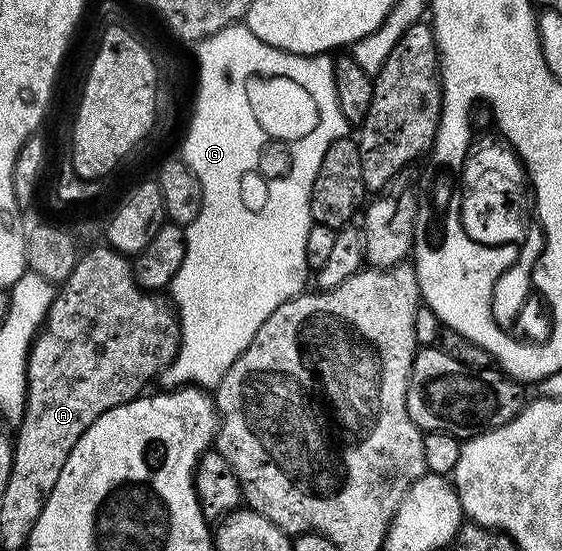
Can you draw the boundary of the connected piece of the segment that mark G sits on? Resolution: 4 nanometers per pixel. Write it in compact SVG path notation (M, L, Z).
M245 25L242 29L230 29L221 33L202 45L202 93L198 105L197 121L194 121L194 130L190 135L189 144L183 148L189 154L186 166L200 179L202 188L202 206L200 215L192 219L190 225L185 226L186 250L184 263L180 263L180 271L172 279L168 287L168 297L172 302L177 315L178 324L182 327L182 345L178 349L174 362L165 366L160 373L160 381L166 387L185 387L196 385L207 391L213 390L224 379L228 367L236 363L236 359L252 343L256 331L284 302L299 296L307 288L306 276L308 270L304 259L304 242L308 240L308 231L312 224L310 220L310 196L312 183L316 179L316 171L320 171L320 163L324 163L324 151L338 138L347 136L348 126L344 115L340 111L340 103L336 99L336 79L334 78L334 61L326 55L307 55L304 53L289 53L283 49L272 47L256 35Z

